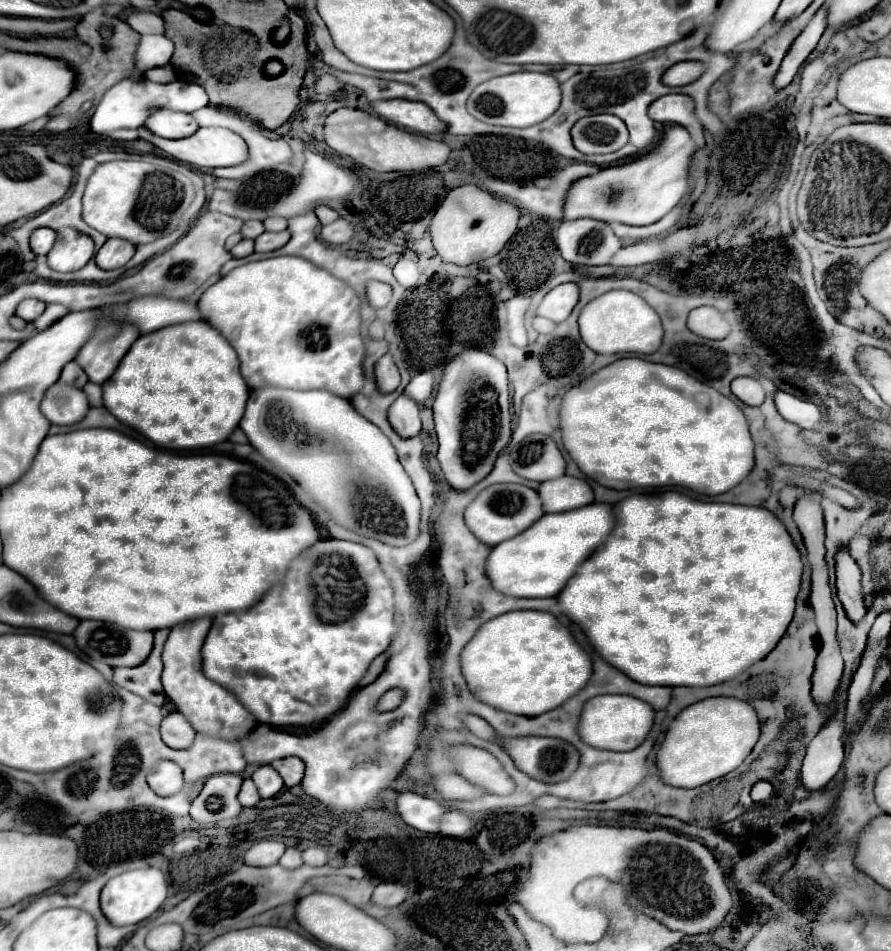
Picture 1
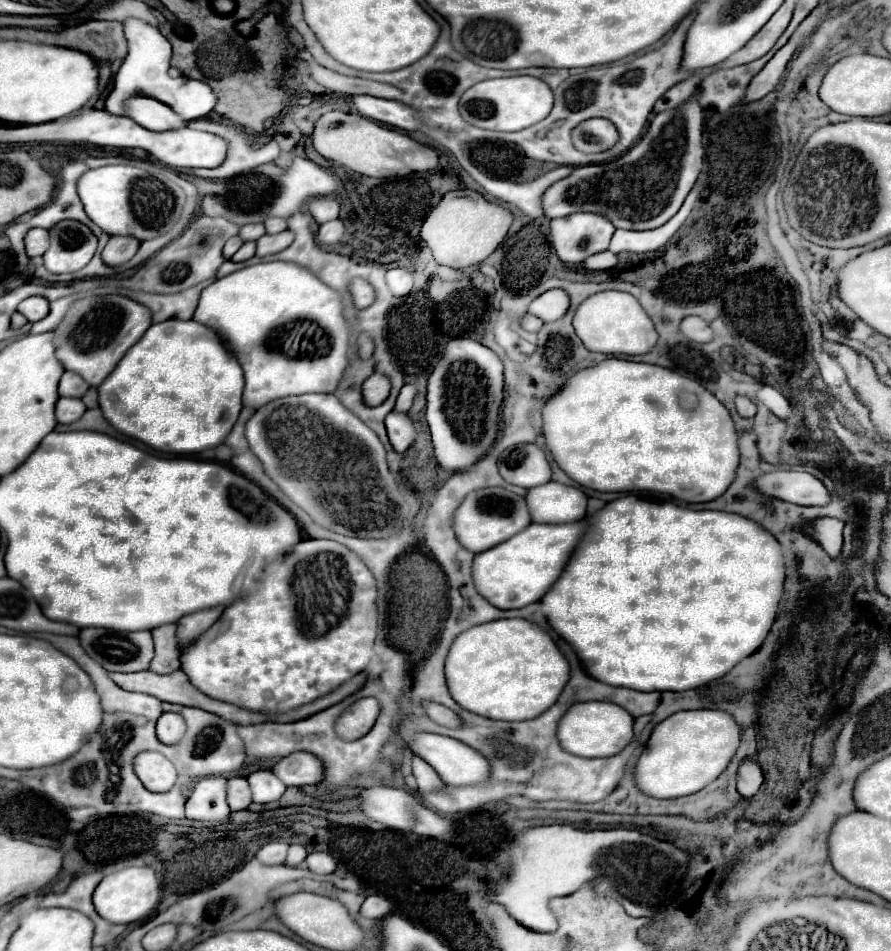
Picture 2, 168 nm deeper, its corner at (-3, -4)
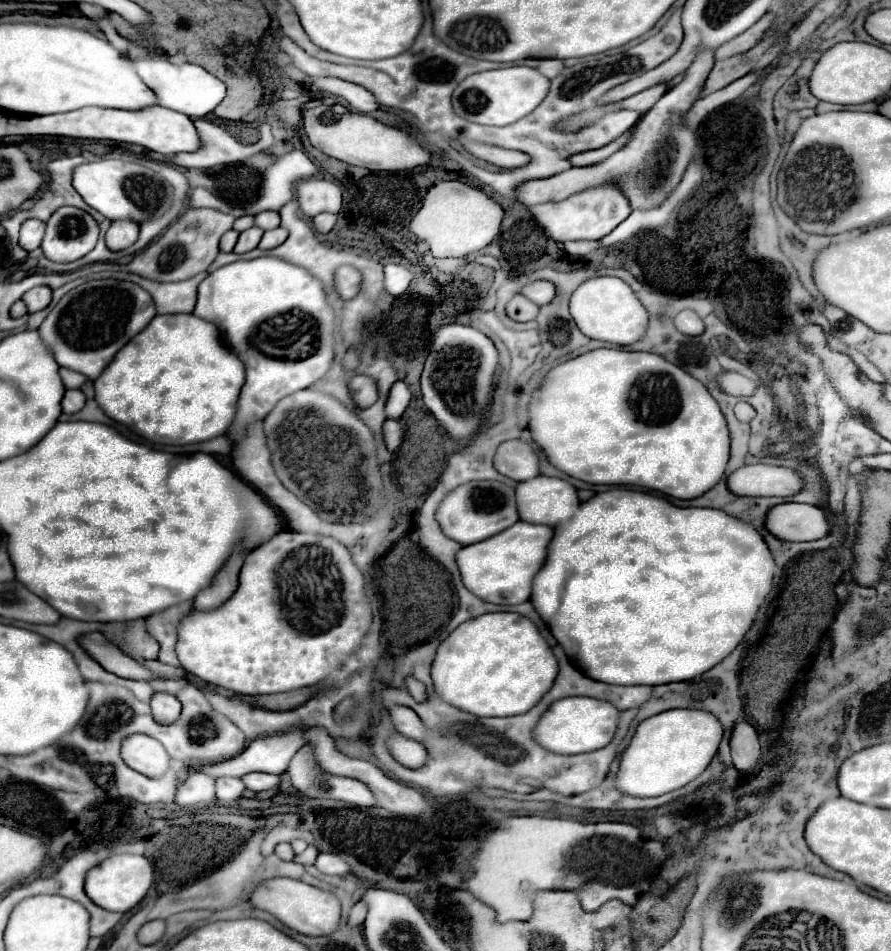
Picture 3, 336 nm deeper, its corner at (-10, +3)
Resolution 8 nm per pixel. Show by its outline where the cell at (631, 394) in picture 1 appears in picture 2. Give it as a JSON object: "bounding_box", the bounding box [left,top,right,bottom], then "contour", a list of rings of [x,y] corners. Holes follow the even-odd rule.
{"bounding_box":[542,359,738,503],"contour":[[[604,359],[602,363],[598,363],[594,367],[580,369],[544,405],[542,421],[544,421],[542,435],[546,439],[546,447],[550,449],[558,467],[570,479],[574,479],[578,485],[588,487],[588,489],[596,489],[596,491],[658,491],[658,493],[672,495],[674,499],[680,499],[684,503],[706,503],[706,501],[720,497],[728,489],[728,485],[734,481],[734,475],[736,475],[736,467],[738,467],[738,443],[736,441],[738,441],[738,437],[736,437],[736,429],[734,429],[728,409],[708,389],[704,389],[698,381],[688,379],[688,377],[684,377],[676,371],[670,371],[666,367],[660,367],[660,365],[634,363],[634,361],[624,361],[624,359]]]}

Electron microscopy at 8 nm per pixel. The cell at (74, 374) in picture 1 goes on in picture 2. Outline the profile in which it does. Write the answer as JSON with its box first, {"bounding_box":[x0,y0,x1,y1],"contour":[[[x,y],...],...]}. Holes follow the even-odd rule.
{"bounding_box":[58,371,88,397],"contour":[[[70,371],[62,375],[60,387],[58,387],[60,397],[82,397],[86,391],[88,391],[88,383],[80,375],[70,373]]]}

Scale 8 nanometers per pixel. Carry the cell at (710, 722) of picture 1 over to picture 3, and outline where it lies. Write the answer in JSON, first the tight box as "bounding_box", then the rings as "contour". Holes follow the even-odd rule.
{"bounding_box":[615,708,723,798],"contour":[[[679,708],[679,710],[667,710],[657,716],[651,716],[639,724],[629,748],[623,752],[621,768],[619,768],[615,784],[621,792],[631,794],[631,796],[641,796],[641,798],[661,796],[661,794],[673,792],[677,788],[683,788],[685,784],[693,782],[697,776],[701,776],[705,772],[705,768],[715,758],[721,740],[723,740],[723,724],[711,712]]]}

